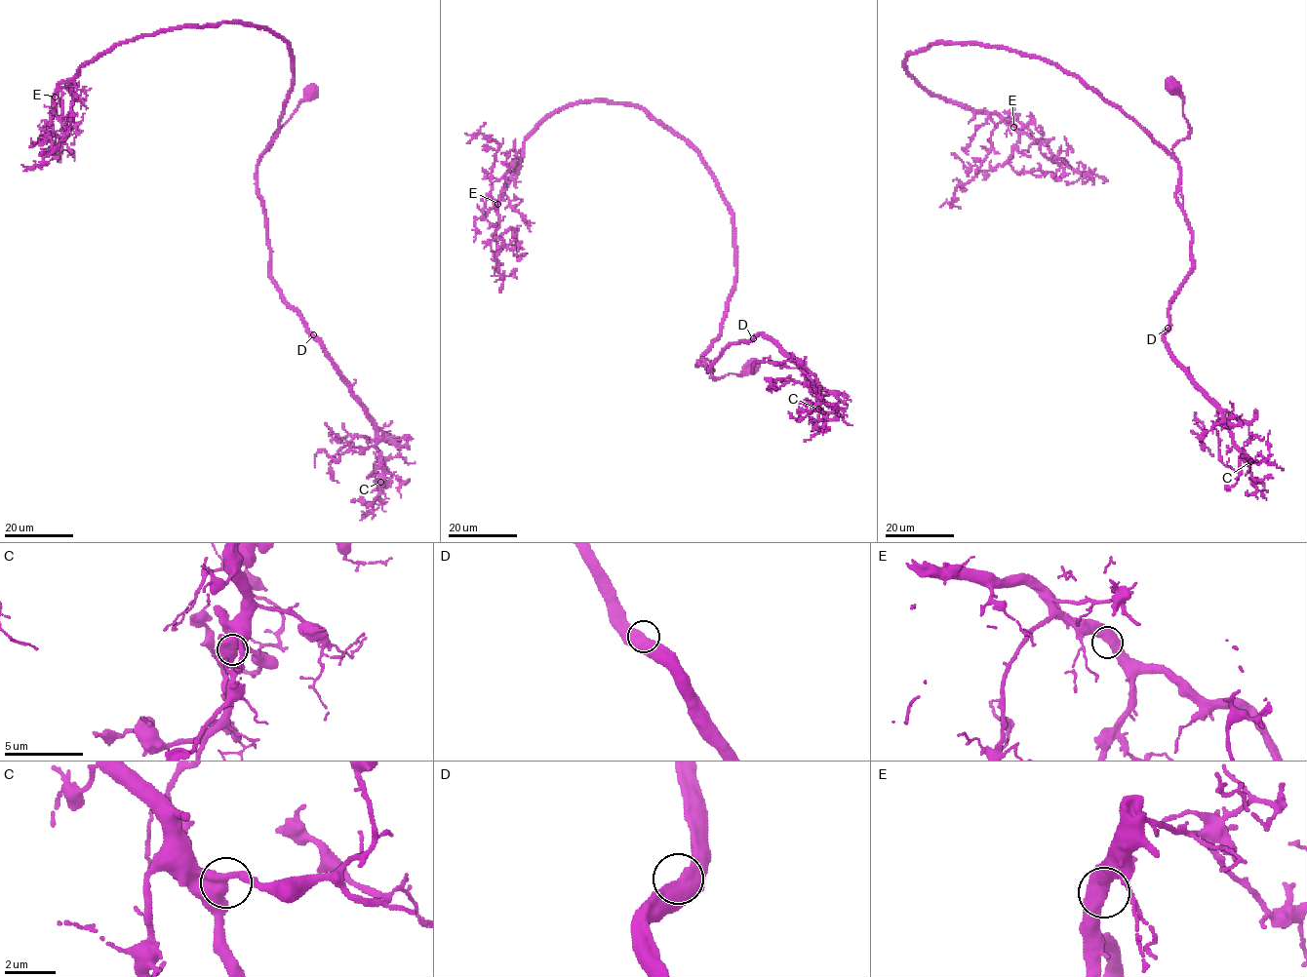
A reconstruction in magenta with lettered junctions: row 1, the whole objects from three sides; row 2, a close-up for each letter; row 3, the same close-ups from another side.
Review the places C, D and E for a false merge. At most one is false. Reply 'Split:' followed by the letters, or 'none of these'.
Split: none of these

